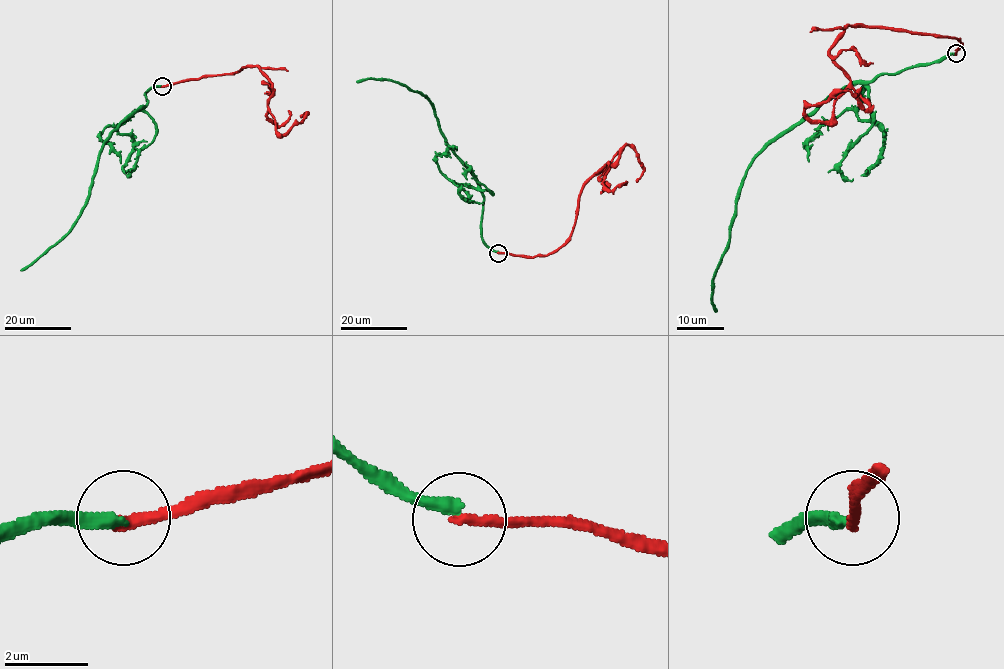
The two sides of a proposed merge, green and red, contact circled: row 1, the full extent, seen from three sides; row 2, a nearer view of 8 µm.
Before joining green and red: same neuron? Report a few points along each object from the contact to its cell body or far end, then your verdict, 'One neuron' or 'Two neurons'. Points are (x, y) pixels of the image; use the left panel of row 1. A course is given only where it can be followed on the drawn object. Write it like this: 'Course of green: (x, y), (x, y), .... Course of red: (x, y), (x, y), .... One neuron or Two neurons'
Course of green: (162, 86), (147, 91), (147, 103), (131, 113), (104, 142), (87, 203), (74, 226), (20, 270). Course of red: (162, 86), (256, 67), (272, 86), (268, 110), (276, 131), (284, 134), (307, 113), (300, 117). Two neurons

